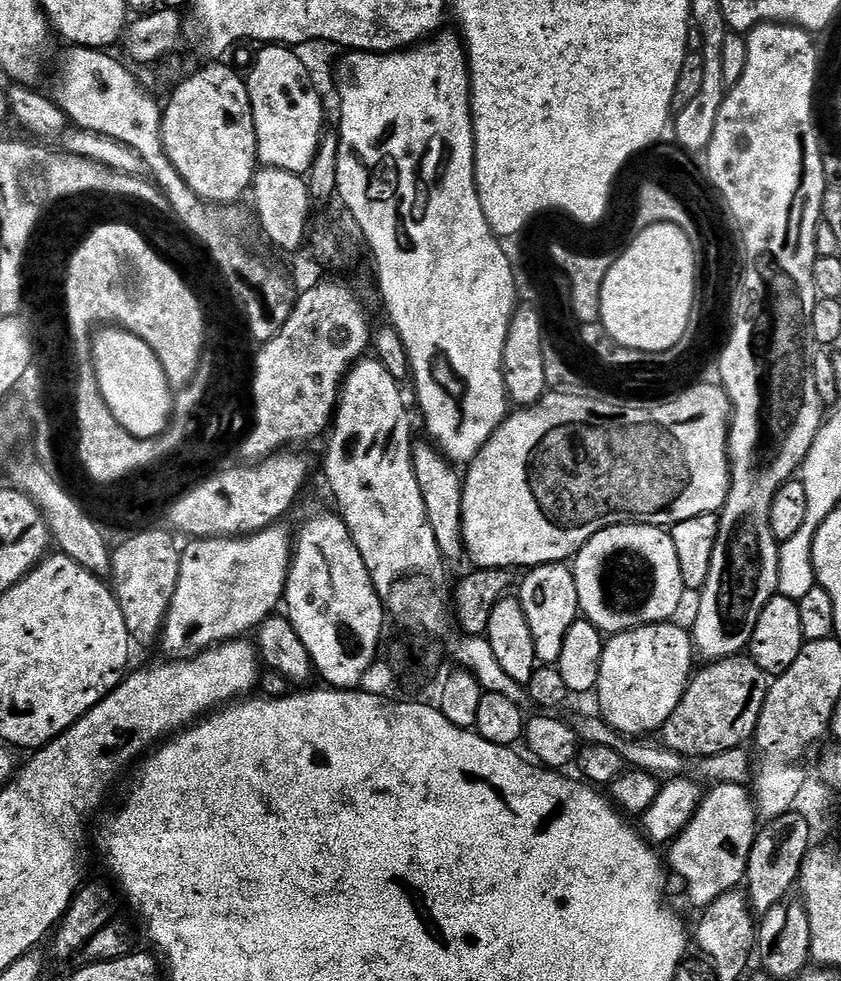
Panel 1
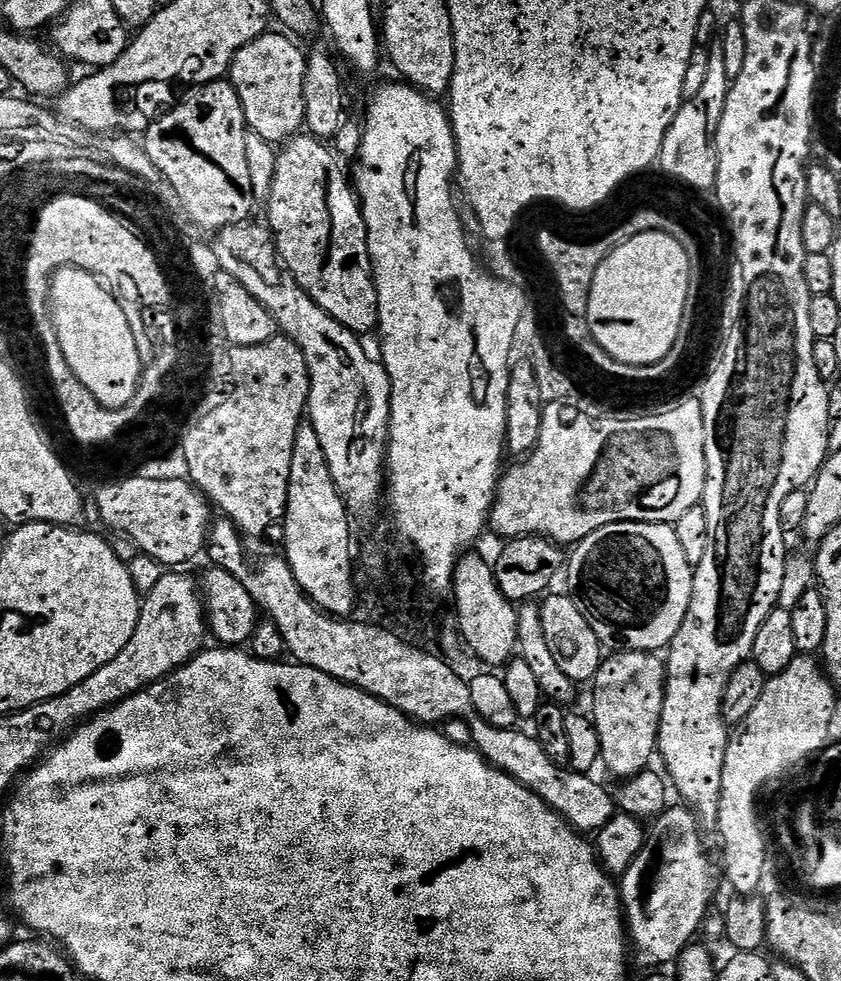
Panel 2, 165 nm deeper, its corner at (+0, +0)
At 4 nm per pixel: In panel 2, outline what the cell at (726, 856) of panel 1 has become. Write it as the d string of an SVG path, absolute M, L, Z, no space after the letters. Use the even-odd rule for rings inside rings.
M668 806L664 809L659 816L654 820L651 825L650 831L647 833L644 845L639 854L633 858L630 862L630 870L626 870L624 875L619 877L618 887L620 890L620 902L622 905L622 911L626 921L626 932L630 937L631 947L634 949L634 960L640 964L670 964L675 965L680 959L681 954L684 952L688 945L691 945L697 938L698 933L701 931L704 921L710 914L708 907L712 904L712 899L716 896L716 876L718 880L718 868L712 865L712 860L708 857L708 852L704 849L704 840L700 837L700 828L702 829L701 821L698 819L695 812L687 806L679 806L680 808L674 808L674 806Z

